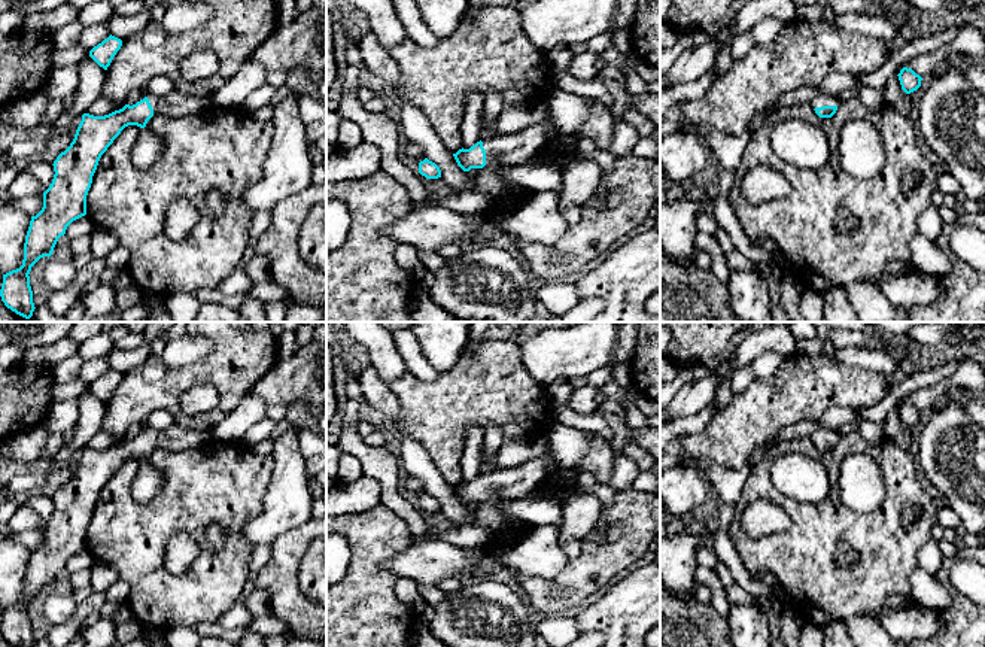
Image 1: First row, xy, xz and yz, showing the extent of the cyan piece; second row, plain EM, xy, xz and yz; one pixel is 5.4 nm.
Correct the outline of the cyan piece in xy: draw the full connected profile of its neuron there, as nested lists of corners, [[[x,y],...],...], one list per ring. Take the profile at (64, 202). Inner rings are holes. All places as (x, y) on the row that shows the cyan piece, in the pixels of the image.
[[[173,89],[165,97],[145,97],[104,116],[82,115],[70,146],[54,161],[54,179],[43,192],[43,207],[31,216],[24,243],[22,265],[3,274],[1,301],[30,319],[34,312],[31,267],[51,256],[67,227],[86,215],[86,195],[101,155],[128,125],[145,128],[153,115],[189,116],[213,106],[213,95],[191,95]]]

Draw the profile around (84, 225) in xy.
[[[82,216],[76,221],[73,221],[67,230],[66,230],[66,236],[73,240],[79,236],[86,236],[86,234],[92,234],[95,230],[95,224],[92,222],[92,219],[89,216]]]

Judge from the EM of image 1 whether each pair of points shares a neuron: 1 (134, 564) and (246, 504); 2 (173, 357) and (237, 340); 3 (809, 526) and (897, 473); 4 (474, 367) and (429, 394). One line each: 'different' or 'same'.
1: same
2: different
3: same
4: same

